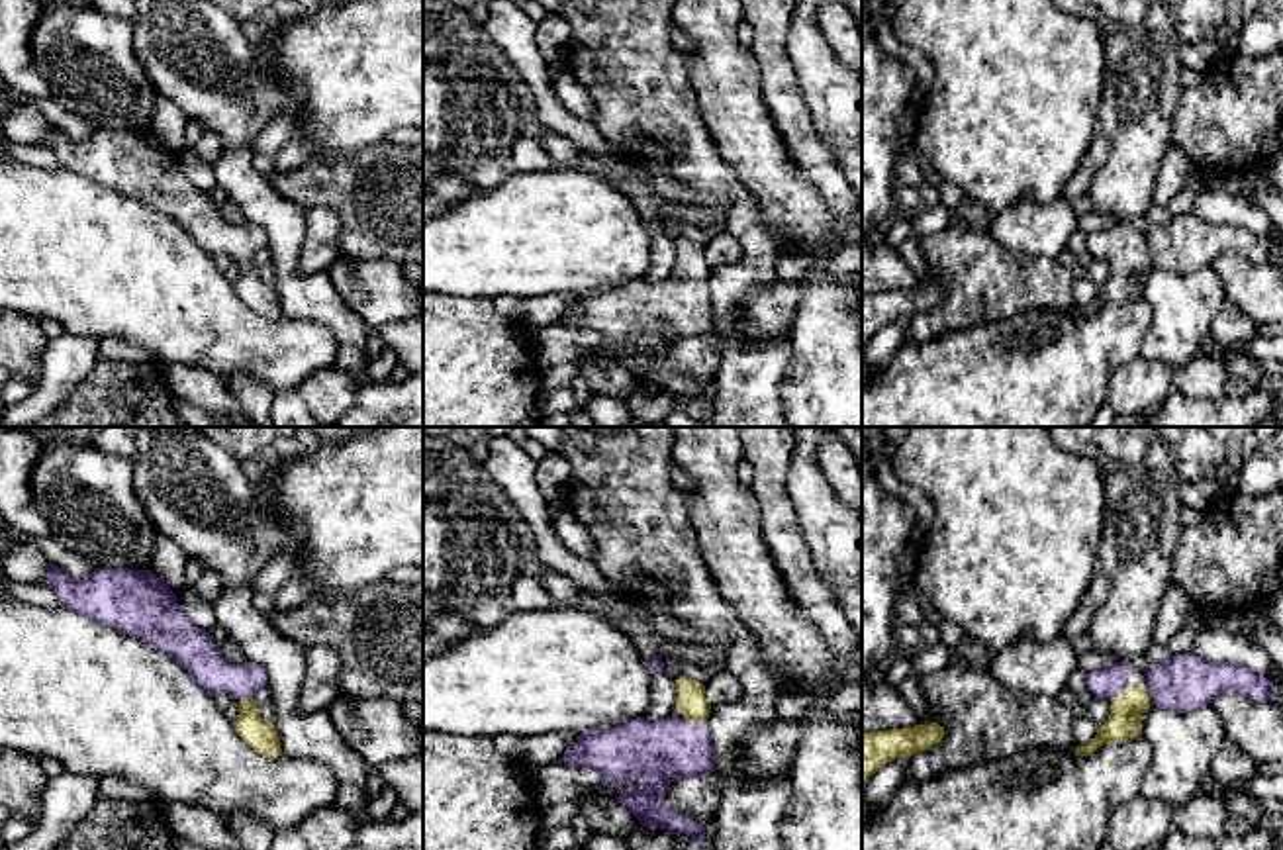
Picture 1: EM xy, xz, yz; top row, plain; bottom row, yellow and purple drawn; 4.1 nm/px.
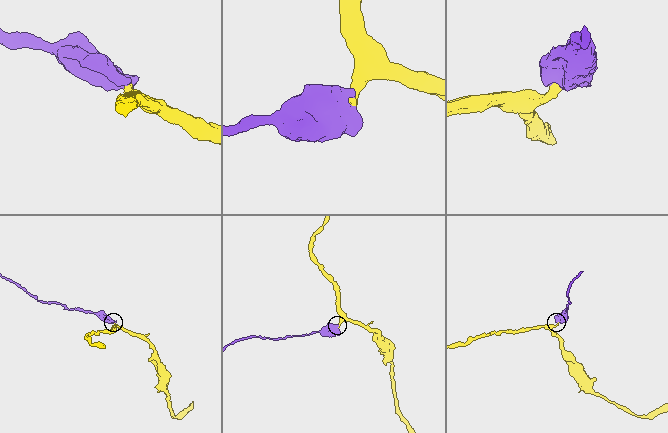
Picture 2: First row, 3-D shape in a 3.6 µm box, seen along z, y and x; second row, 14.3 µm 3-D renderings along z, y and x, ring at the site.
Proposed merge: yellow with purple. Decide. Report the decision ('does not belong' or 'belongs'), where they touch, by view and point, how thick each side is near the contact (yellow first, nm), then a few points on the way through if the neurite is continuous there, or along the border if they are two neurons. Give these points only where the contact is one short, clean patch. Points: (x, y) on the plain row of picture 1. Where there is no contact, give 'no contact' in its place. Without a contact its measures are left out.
belongs | xz (694, 283) | 120/260 nm | across xz (690, 261), (694, 265), (694, 283), (663, 314), (655, 316)

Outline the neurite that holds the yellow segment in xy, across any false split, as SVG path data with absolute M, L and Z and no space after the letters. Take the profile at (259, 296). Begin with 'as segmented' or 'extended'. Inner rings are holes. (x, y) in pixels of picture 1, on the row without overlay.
extended | M57 125L43 143L59 166L133 196L172 217L210 257L229 255L239 262L233 284L241 302L264 319L282 317L272 284L261 278L253 257L266 247L262 227L231 225L210 194L184 174L178 159L151 131L96 129L72 141Z

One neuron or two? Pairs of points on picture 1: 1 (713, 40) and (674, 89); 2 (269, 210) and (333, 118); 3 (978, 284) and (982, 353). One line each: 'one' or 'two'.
1: two
2: two
3: two

